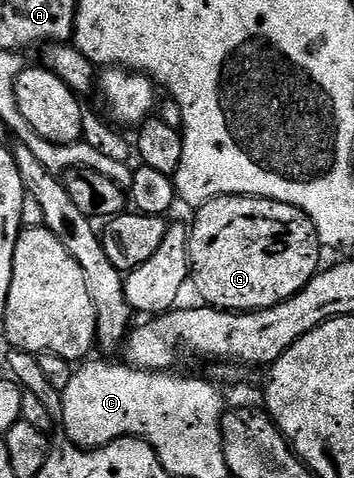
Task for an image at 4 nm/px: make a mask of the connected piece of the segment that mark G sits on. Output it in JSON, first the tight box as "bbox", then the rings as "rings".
{"bbox":[189,197,323,313],"rings":[[[216,197],[206,205],[196,210],[197,218],[191,221],[189,230],[189,268],[191,270],[191,285],[197,288],[197,293],[202,297],[206,306],[215,309],[228,309],[230,313],[253,313],[257,309],[270,309],[287,299],[291,299],[306,285],[315,274],[319,272],[322,264],[321,252],[323,246],[317,238],[317,227],[302,209],[288,205],[282,201],[268,201],[265,197]]]}

